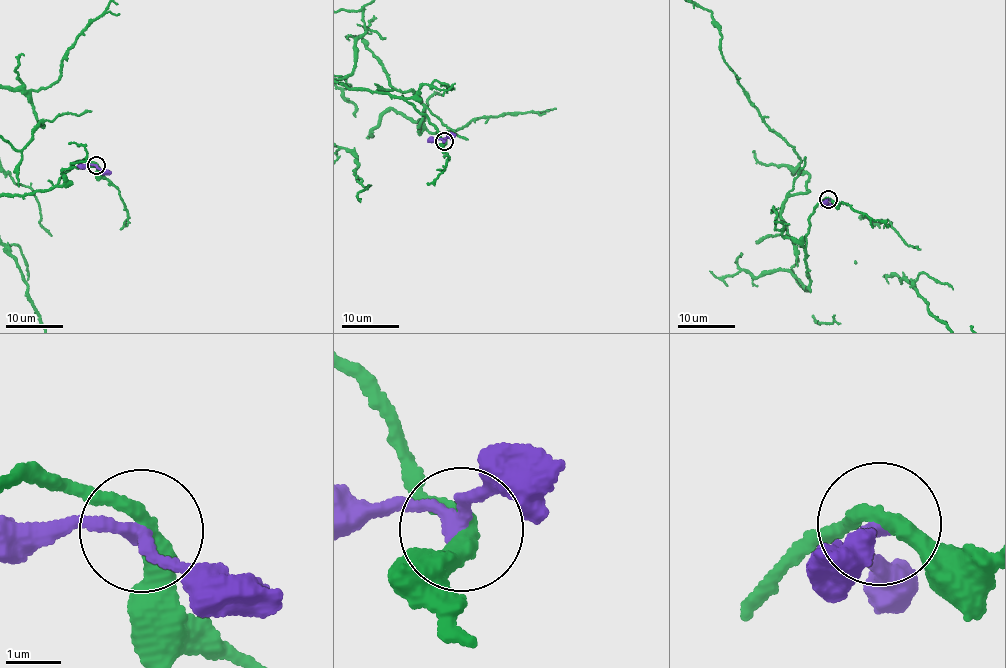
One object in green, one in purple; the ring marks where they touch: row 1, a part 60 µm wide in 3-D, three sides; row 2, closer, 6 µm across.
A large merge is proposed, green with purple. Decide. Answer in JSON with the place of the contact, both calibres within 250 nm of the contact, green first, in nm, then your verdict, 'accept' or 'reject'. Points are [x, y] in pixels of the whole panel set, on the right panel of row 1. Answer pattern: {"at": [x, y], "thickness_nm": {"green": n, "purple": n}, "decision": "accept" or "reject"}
{"at": [828, 199], "thickness_nm": {"green": 320, "purple": 200}, "decision": "reject"}

